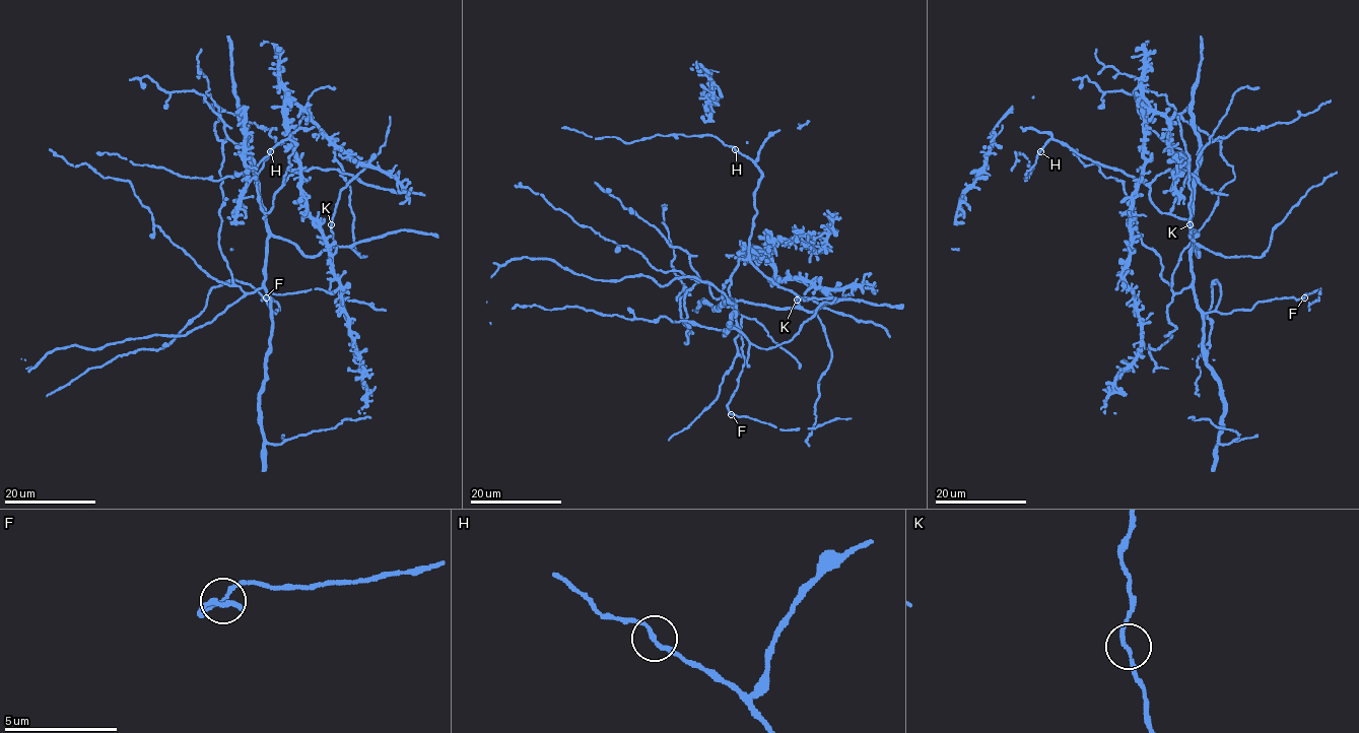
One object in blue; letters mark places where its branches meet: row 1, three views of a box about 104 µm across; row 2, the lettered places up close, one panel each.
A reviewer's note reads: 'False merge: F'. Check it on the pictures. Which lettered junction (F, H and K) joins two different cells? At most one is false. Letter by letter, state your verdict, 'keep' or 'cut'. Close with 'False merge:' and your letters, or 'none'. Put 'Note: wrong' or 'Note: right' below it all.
F: keep
H: keep
K: keep
False merge: none
Note: wrong

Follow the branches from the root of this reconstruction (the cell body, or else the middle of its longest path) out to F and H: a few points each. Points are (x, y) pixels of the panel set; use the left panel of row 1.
F: (331, 224), (334, 243), (317, 255), (269, 237), (265, 289), (270, 313), (276, 313), (277, 302), (266, 296)
H: (331, 224), (334, 243), (317, 255), (304, 255), (270, 232), (263, 218), (295, 145), (284, 139), (270, 150)

